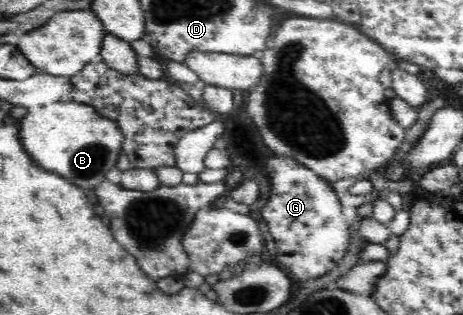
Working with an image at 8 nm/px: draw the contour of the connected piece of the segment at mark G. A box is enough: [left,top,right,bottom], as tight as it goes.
[261,154,351,279]

